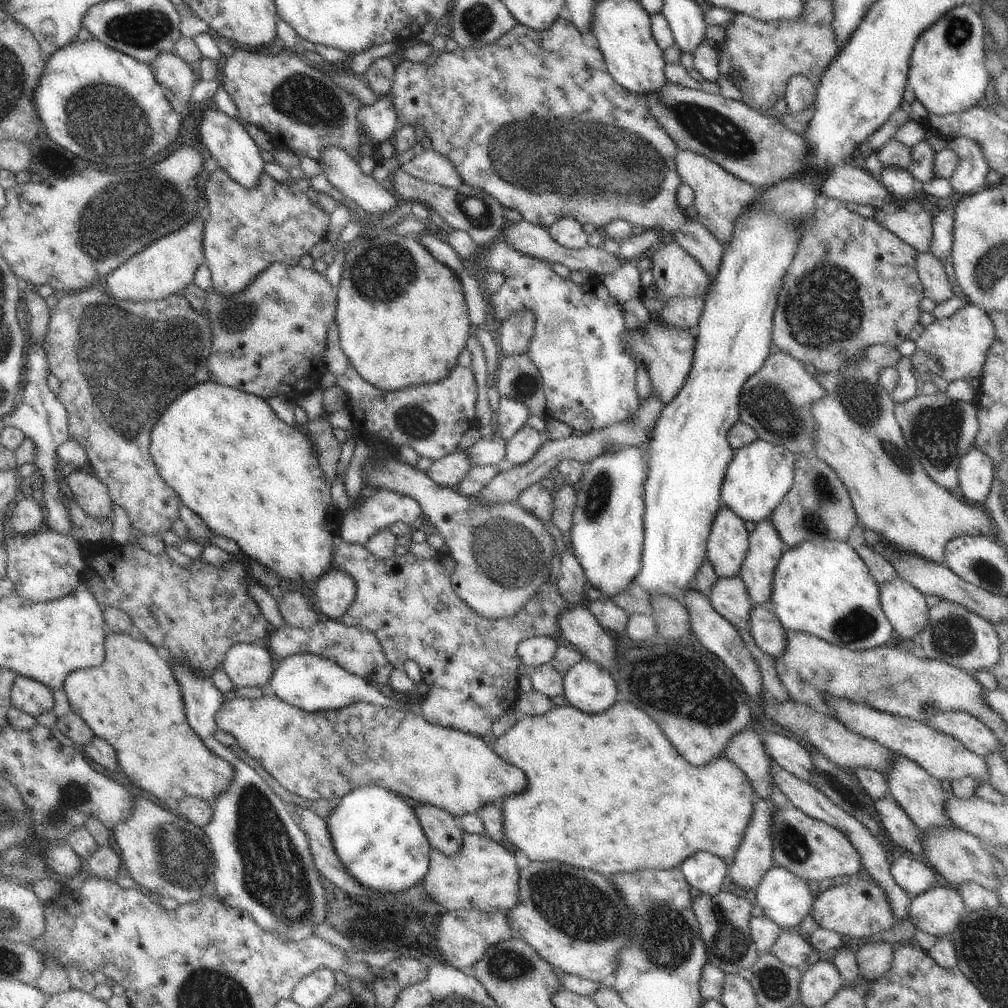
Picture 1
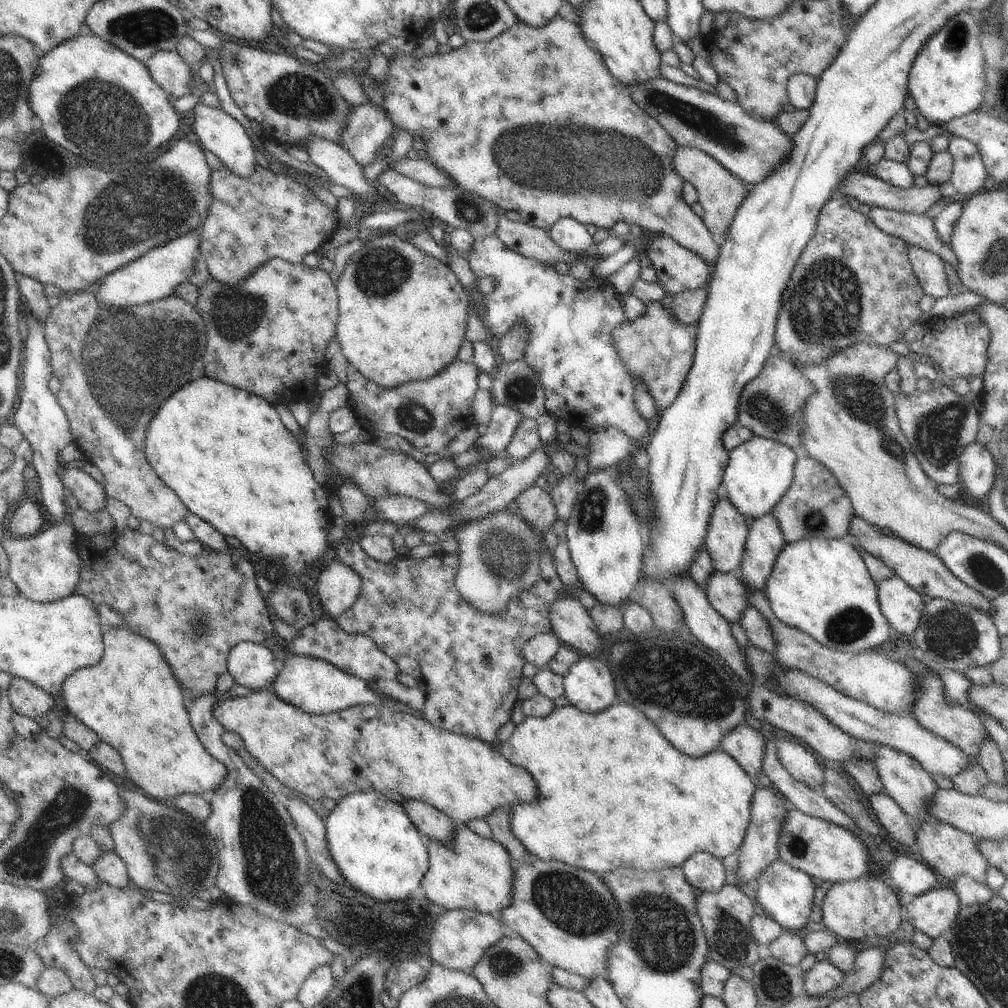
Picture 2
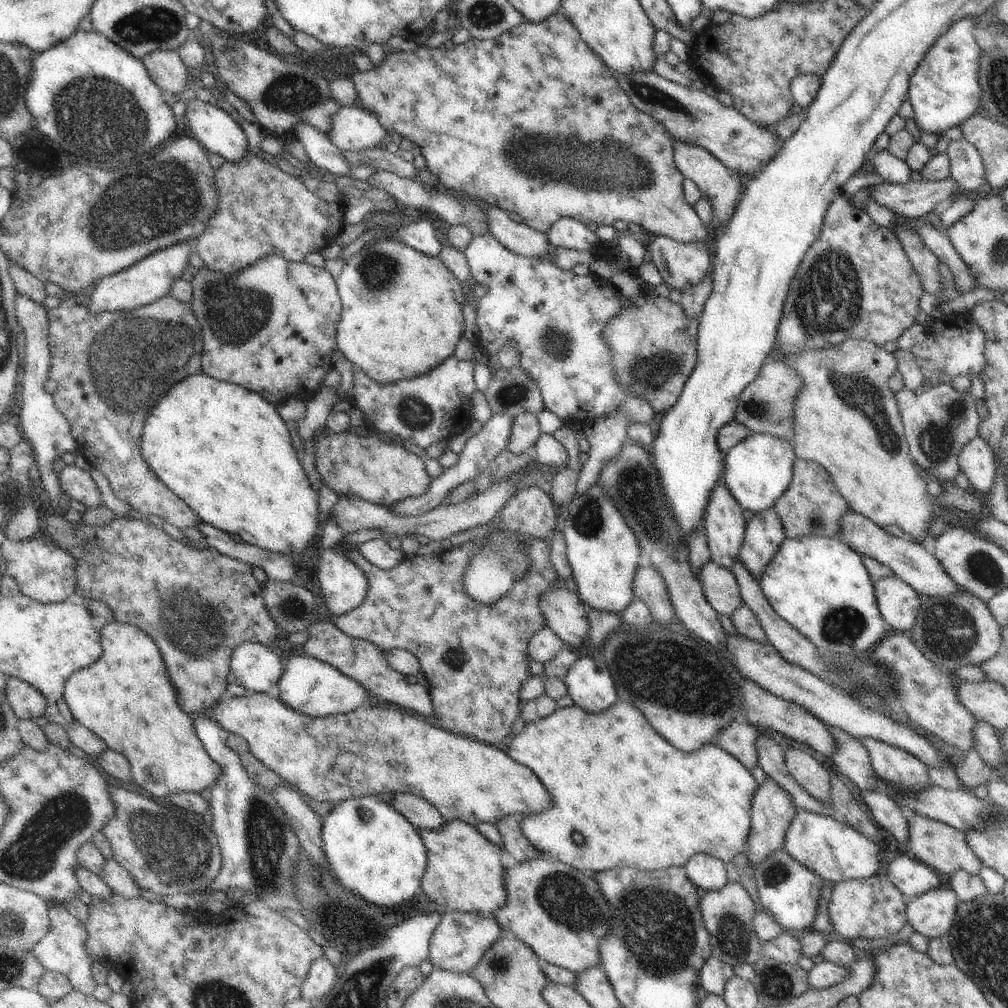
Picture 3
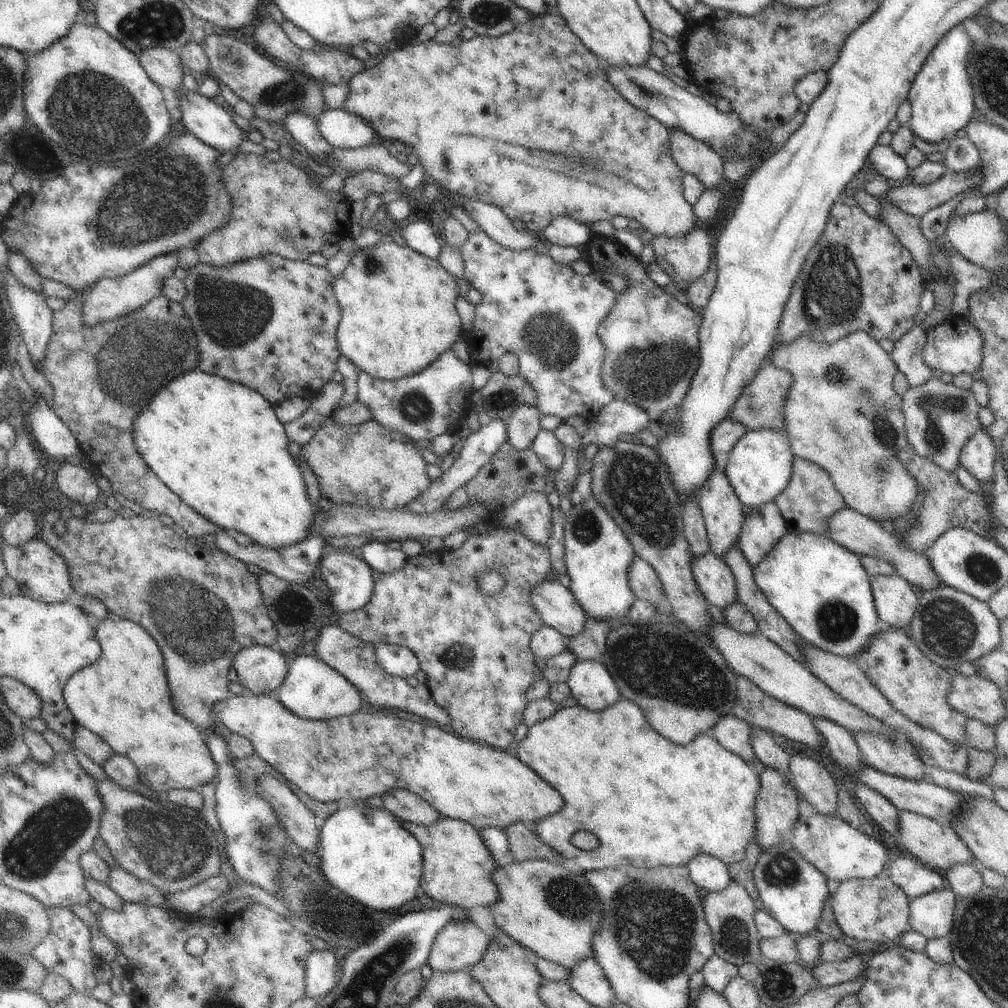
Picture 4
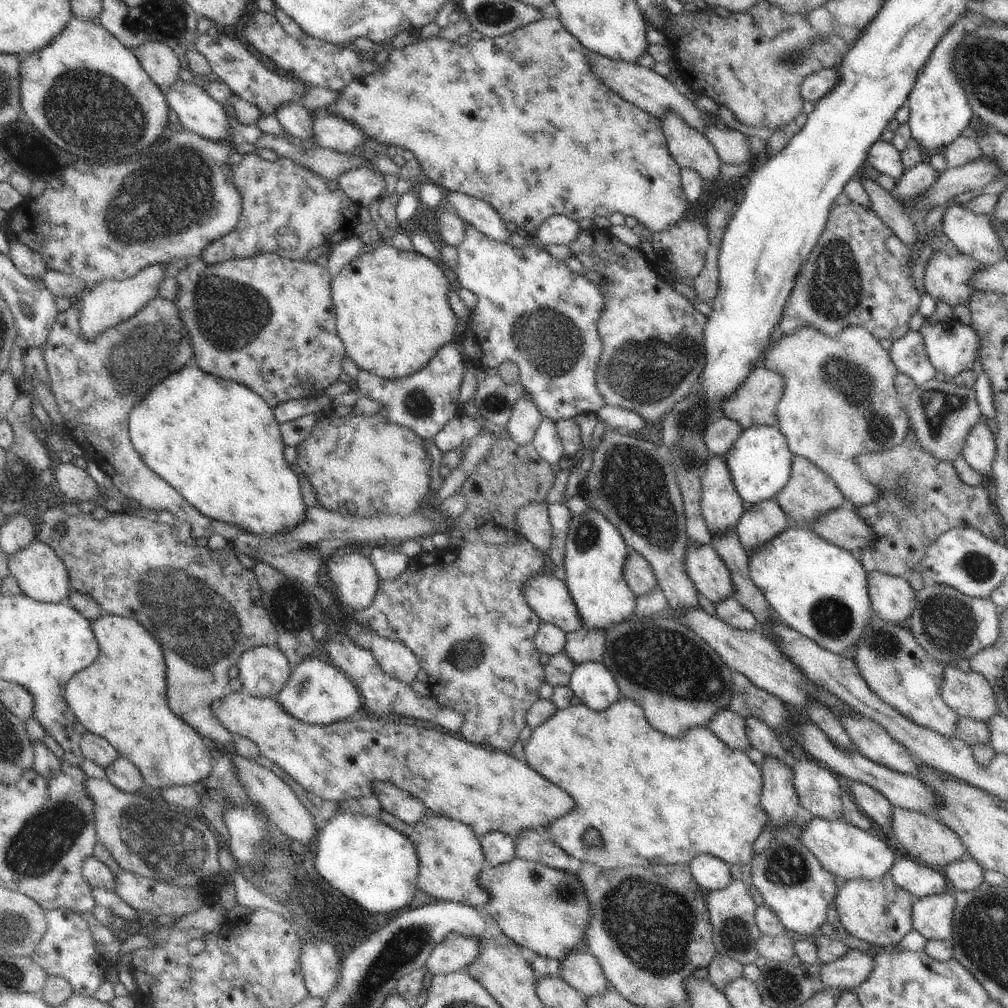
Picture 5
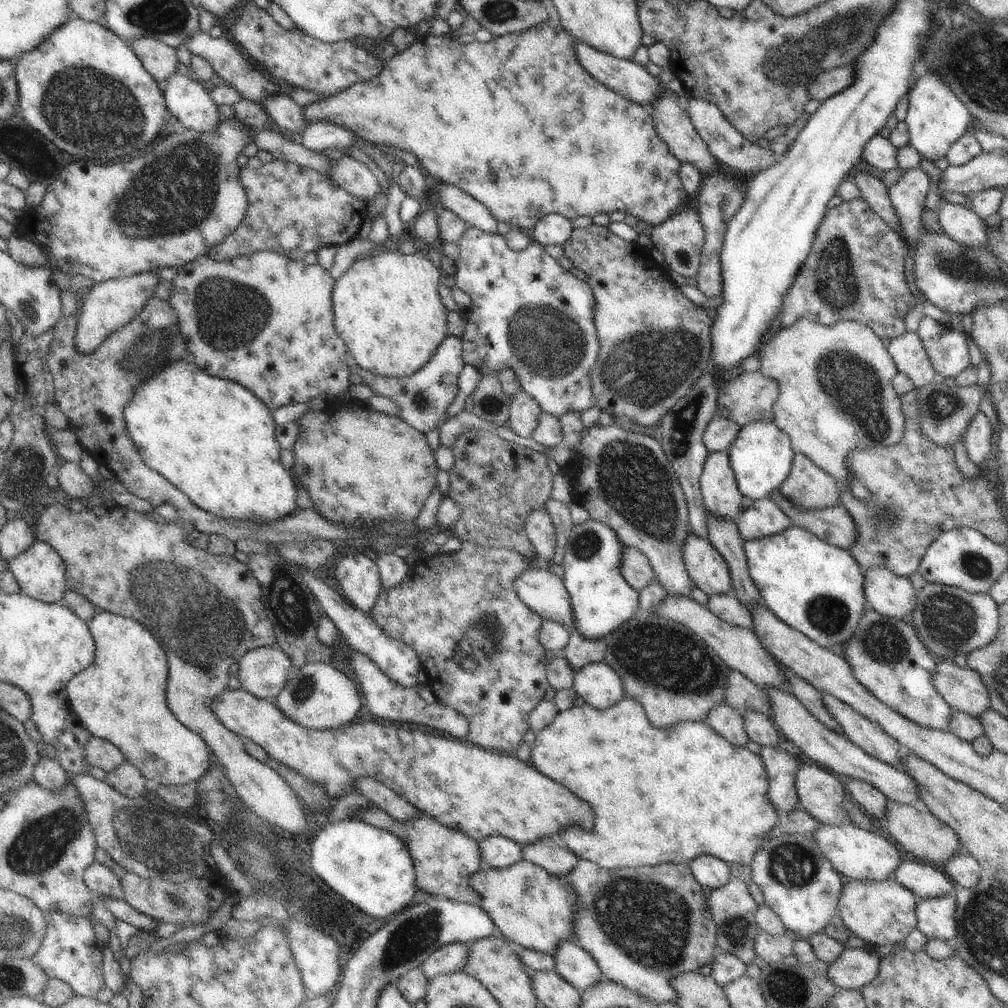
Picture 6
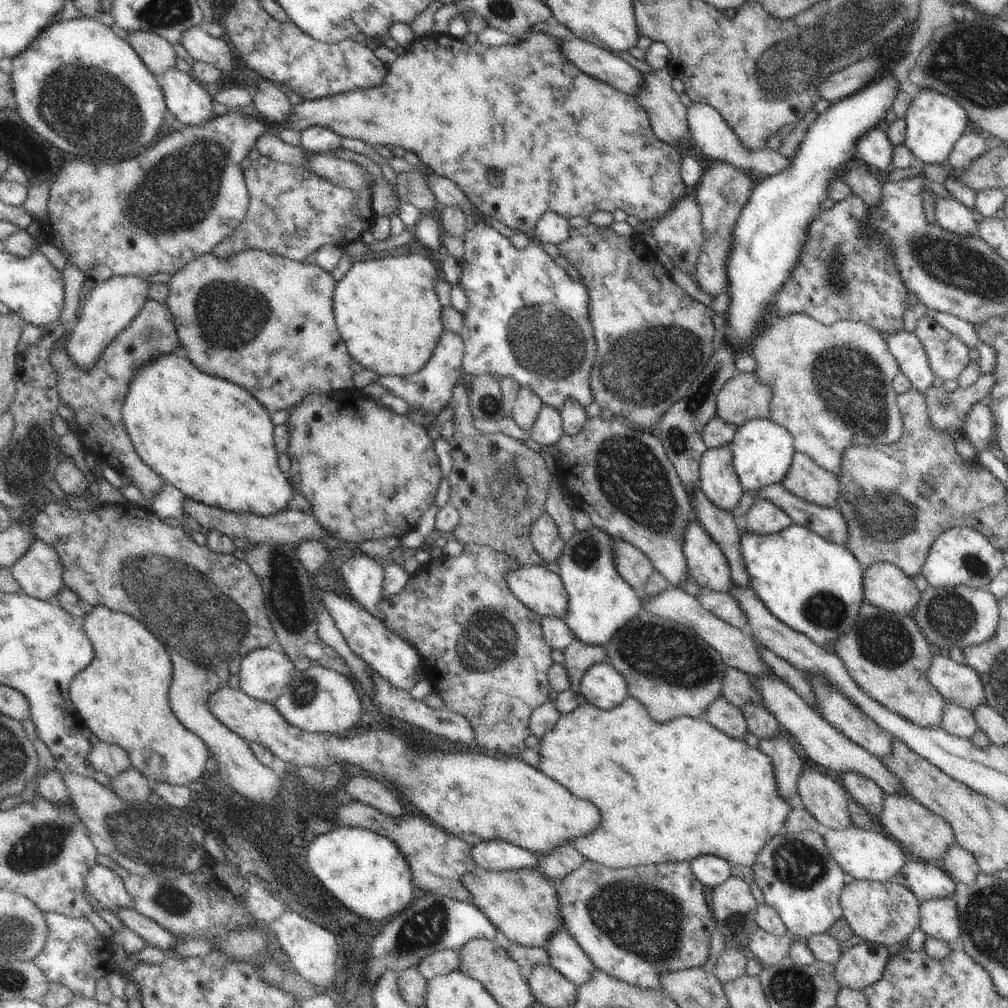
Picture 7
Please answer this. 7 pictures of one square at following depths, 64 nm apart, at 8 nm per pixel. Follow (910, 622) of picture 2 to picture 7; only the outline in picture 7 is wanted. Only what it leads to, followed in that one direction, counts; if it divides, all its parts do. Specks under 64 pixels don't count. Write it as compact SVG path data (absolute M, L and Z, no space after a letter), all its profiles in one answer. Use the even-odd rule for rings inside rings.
M877 563L863 572L863 596L886 613L909 615L918 605L921 592L913 578L891 563Z

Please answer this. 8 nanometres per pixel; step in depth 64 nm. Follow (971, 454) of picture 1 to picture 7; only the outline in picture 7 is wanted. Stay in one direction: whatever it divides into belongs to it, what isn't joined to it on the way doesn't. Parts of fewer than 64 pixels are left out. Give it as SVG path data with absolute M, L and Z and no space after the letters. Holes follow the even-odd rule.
M987 401L977 403L967 415L961 431L976 449L976 456L989 446L994 437L994 427L994 416Z

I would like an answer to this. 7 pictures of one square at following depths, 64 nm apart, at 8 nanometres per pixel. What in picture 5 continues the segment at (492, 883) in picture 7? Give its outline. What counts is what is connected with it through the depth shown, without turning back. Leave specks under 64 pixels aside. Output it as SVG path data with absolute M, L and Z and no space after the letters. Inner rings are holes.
M516 857L508 864L486 866L478 874L478 884L490 894L484 908L512 942L526 946L540 956L559 961L564 960L572 950L585 950L590 902L582 882L572 871L562 872L548 868L546 864Z

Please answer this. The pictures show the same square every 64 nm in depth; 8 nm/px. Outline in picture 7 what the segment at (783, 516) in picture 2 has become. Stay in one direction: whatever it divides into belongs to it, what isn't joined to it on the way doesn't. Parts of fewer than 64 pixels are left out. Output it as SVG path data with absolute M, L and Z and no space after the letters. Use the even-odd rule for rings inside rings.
M795 452L790 471L781 484L793 496L820 507L834 507L840 493L839 478L800 452Z

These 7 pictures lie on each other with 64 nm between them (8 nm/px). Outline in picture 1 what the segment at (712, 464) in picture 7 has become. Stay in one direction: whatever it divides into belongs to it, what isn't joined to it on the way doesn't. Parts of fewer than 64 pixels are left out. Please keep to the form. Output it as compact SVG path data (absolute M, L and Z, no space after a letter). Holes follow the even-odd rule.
M722 504L716 512L708 535L706 556L717 578L730 578L739 574L748 554L750 533L745 521Z

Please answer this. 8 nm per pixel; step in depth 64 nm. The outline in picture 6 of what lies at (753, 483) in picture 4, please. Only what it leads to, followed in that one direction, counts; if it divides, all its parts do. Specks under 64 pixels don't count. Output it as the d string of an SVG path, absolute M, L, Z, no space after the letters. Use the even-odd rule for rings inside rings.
M774 421L752 422L752 424L741 427L728 452L732 470L735 472L738 490L753 501L767 497L772 490L782 486L790 474L795 455L790 436L780 430Z

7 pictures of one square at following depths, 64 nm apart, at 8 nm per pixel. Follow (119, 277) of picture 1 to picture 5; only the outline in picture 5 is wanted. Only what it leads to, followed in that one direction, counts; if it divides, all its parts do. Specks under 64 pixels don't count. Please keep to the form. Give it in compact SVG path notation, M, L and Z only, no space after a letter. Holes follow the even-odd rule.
M155 264L140 270L134 276L120 280L102 280L91 287L91 291L84 296L79 325L82 338L92 342L100 334L104 334L109 327L120 326L140 312L152 298L158 295L159 284L163 282L167 264Z

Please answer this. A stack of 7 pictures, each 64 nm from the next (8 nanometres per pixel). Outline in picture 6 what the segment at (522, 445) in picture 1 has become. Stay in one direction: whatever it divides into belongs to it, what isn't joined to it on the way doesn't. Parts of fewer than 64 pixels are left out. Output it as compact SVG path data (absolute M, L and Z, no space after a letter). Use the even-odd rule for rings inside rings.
M521 389L511 401L508 424L518 436L530 438L538 426L540 414L540 404Z

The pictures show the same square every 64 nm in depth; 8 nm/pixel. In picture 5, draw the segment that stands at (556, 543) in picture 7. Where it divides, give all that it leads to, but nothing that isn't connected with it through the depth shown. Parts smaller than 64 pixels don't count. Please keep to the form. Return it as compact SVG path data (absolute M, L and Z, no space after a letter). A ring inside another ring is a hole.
M530 502L516 516L516 522L520 525L519 534L544 554L550 550L552 542L552 525L548 506L547 502Z

